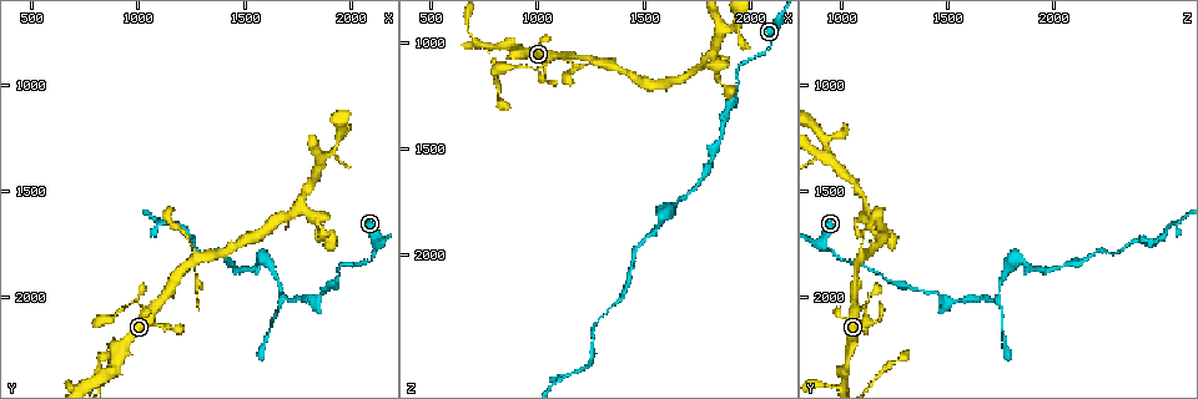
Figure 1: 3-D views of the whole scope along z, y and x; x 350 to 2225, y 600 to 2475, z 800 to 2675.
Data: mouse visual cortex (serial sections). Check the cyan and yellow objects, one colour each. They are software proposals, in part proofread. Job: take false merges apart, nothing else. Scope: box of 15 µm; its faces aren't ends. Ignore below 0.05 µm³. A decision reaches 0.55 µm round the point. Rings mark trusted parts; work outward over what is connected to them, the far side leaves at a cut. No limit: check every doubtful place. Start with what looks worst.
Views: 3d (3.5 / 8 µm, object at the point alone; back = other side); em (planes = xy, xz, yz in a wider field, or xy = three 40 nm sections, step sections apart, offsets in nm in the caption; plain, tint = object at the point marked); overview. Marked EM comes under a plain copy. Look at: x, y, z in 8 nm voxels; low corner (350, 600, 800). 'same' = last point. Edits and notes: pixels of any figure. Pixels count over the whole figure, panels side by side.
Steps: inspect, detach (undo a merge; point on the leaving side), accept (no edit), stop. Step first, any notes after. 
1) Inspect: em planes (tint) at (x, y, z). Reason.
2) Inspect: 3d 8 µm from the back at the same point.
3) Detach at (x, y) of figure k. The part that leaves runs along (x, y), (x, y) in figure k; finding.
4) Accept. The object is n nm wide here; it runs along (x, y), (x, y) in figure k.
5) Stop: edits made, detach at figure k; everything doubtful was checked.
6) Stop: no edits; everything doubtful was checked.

Inspect: 3d 8 µm at (970, 2020, 1130). Calibre changes.

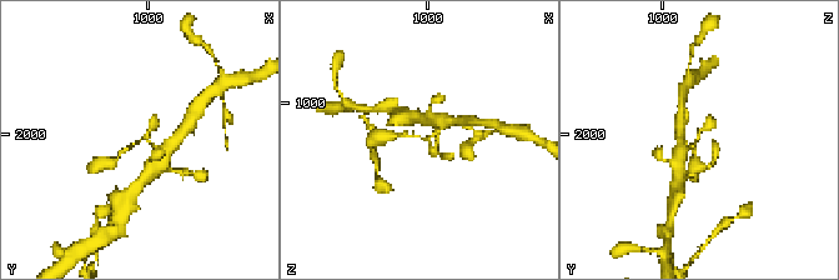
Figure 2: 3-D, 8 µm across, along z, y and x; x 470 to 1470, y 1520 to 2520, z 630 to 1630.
Inspect: 3d 3.5 µm at (960, 2030, 1120).

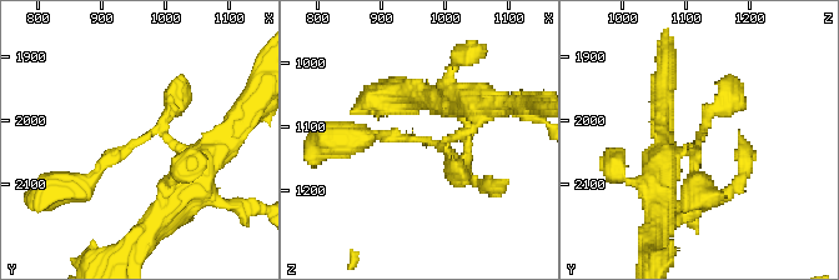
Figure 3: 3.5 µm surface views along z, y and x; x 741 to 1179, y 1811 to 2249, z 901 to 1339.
Inspect: em xy step 3 (tint) at (960, 2025, 1120).

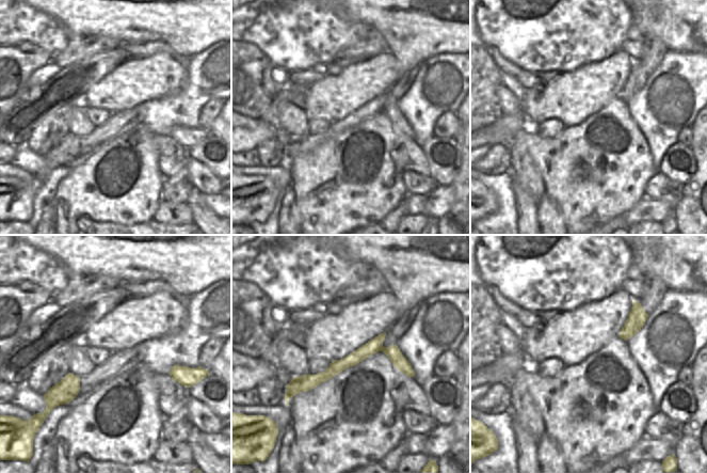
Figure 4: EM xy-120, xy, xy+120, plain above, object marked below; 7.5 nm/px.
Accept. It runs along (196, 159), (146, 133), (74, 186) in figure 3; all the same cell.

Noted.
Inspect: 3d 8 µm from the back at (2120, 1780, 950). Calibre changes.

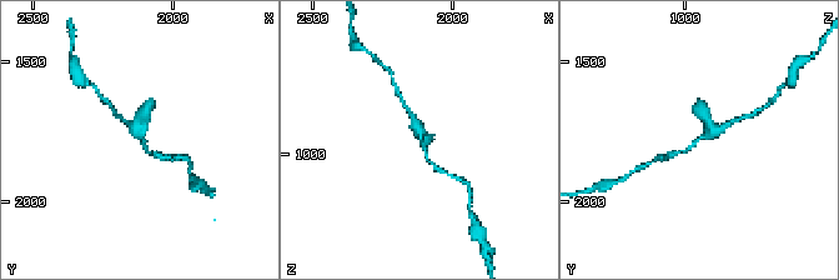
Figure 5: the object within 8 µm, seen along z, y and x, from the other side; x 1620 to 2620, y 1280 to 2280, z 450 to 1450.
Inspect: 3d 3.5 µm from the back at (2100, 1780, 960). Closer look.

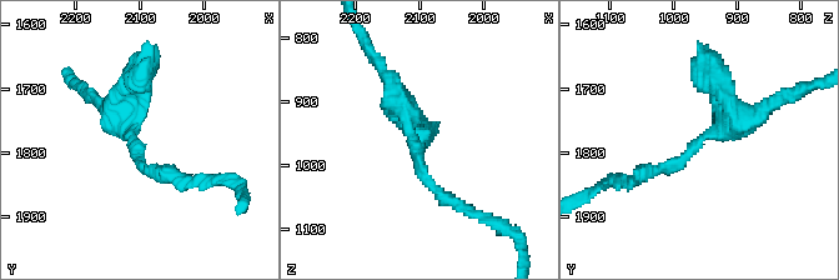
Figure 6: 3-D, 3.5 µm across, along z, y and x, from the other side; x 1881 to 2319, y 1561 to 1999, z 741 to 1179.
Inspect: em xy step 1 (tint) at (2110, 1775, 960). 3 arms meet here; the arms are 150, 250, 250 nm wide; now the EM.

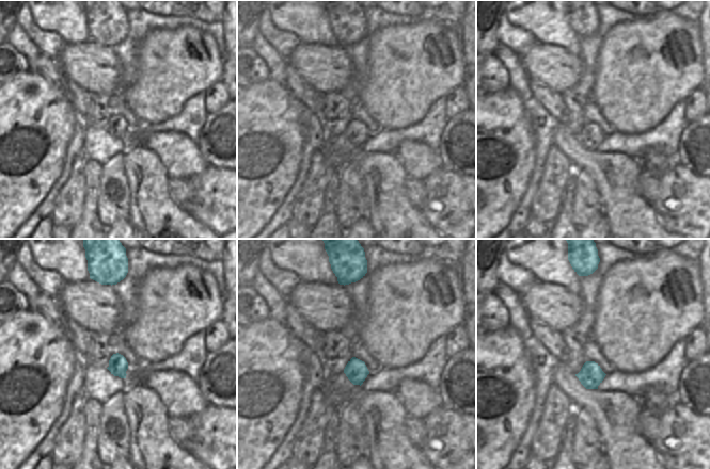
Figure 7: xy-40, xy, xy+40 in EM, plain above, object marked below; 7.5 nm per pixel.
Accept. The object is 170 nm wide here; it runs along (717, 85), (723, 131), (639, 174) in figure 6; one cell here.

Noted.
Inspect: 3d 3.5 µm at (1700, 2010, 1720). Branch point.

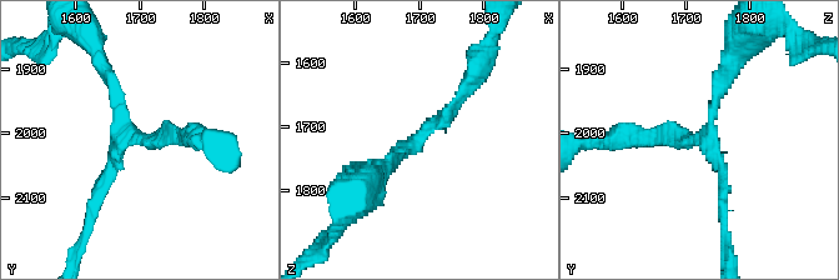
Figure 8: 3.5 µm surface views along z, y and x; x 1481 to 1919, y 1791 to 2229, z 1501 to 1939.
Inspect: em planes (tint) at (1690, 2000, 1725). Shape alone is not enough.

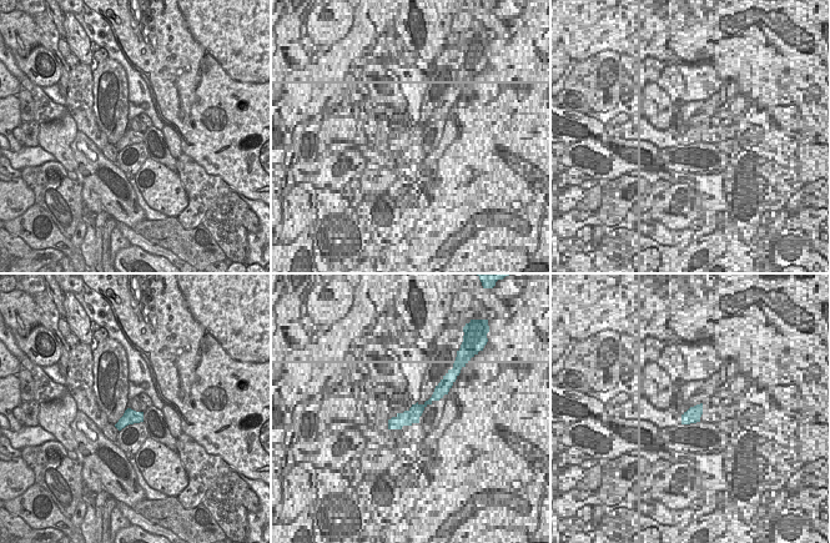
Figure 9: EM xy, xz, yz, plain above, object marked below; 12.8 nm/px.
Accept. It runs along (467, 86), (443, 119), (382, 170) in figure 8; one cell here.

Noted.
Stop: no edits; everything doubtful was checked.

